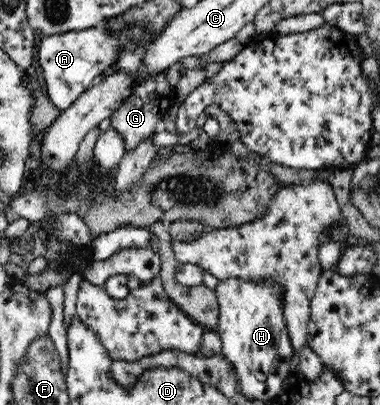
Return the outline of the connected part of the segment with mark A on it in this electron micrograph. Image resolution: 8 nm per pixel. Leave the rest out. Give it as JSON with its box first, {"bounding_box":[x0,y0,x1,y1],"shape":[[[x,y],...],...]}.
{"bounding_box":[38,26,144,110],"shape":[[[137,26],[120,35],[112,35],[103,27],[69,31],[52,36],[39,37],[38,62],[42,67],[42,80],[52,104],[66,110],[80,95],[98,81],[98,76],[115,61],[115,56],[126,42],[142,42],[144,31]]]}

